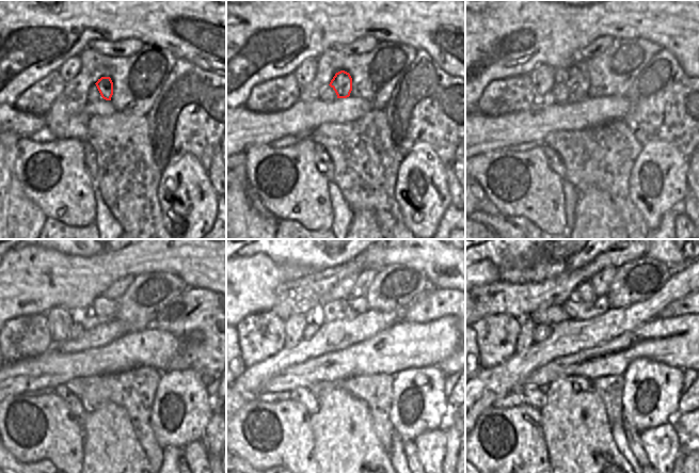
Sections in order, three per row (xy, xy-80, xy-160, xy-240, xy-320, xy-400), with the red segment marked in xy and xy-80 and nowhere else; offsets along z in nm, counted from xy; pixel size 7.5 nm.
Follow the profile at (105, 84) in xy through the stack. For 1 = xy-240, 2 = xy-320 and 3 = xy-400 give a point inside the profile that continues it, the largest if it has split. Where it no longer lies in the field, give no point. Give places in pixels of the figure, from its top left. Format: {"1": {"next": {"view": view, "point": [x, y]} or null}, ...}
{"1": {"next": {"view": "xy-240", "point": [102, 310]}}, "2": {"next": {"view": "xy-320", "point": [338, 309]}}, "3": {"next": {"view": "xy-400", "point": [576, 310]}}}

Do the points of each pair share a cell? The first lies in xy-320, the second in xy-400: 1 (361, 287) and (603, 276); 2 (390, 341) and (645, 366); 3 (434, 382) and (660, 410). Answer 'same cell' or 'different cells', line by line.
1: same cell
2: different cells
3: same cell

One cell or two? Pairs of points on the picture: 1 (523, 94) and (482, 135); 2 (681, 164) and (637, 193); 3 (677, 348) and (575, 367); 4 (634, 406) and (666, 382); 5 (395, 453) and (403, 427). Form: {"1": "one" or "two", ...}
{"1": "two", "2": "one", "3": "one", "4": "one", "5": "two"}

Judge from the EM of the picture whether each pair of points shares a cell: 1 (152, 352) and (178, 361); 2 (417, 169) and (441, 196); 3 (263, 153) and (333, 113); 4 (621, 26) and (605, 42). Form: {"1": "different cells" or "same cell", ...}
{"1": "different cells", "2": "same cell", "3": "different cells", "4": "different cells"}

